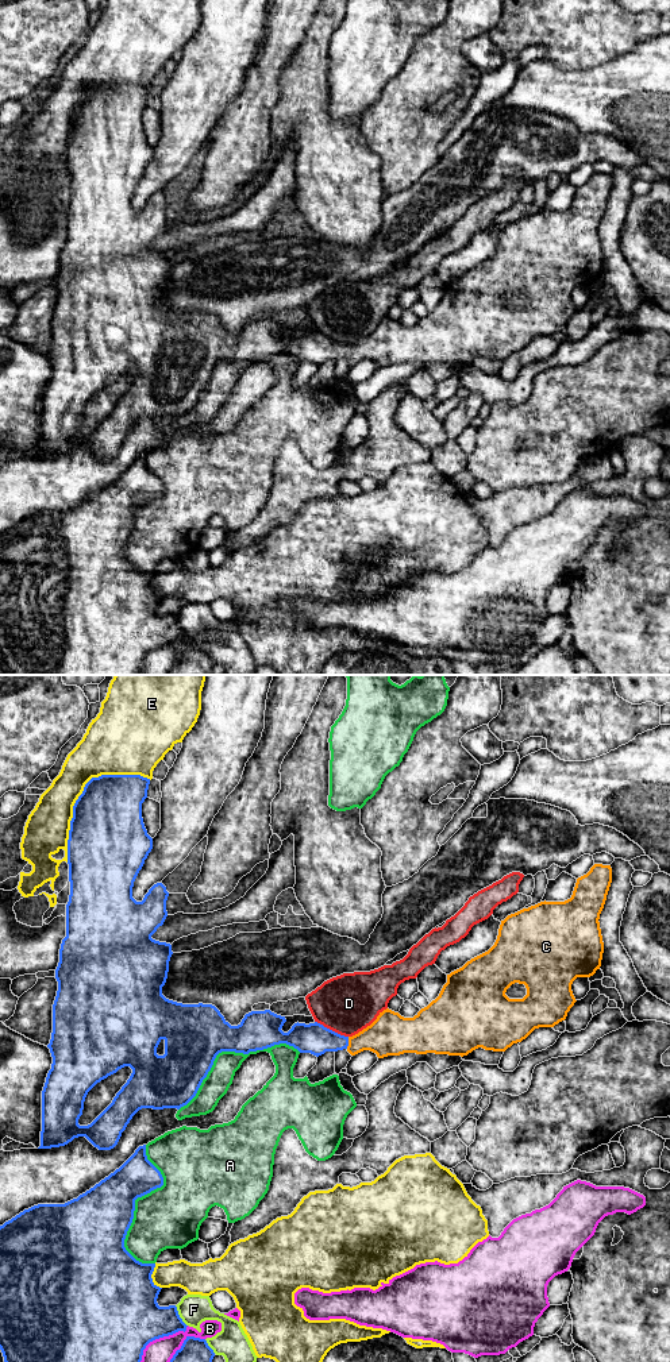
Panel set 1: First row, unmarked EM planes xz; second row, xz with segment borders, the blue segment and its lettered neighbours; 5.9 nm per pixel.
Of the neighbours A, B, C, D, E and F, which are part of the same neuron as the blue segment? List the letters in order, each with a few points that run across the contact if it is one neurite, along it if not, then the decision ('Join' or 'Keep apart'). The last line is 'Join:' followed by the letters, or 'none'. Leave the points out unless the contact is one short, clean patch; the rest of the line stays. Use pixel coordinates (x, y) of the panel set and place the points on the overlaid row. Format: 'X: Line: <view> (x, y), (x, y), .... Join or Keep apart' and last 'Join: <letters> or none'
A: Keep apart
B: Keep apart
C: Line: xz (314, 1038), (347, 1042), (388, 1036). Join
D: Line: xz (315, 1021), (347, 1037). Keep apart
E: Keep apart
F: Keep apart
Join: C

